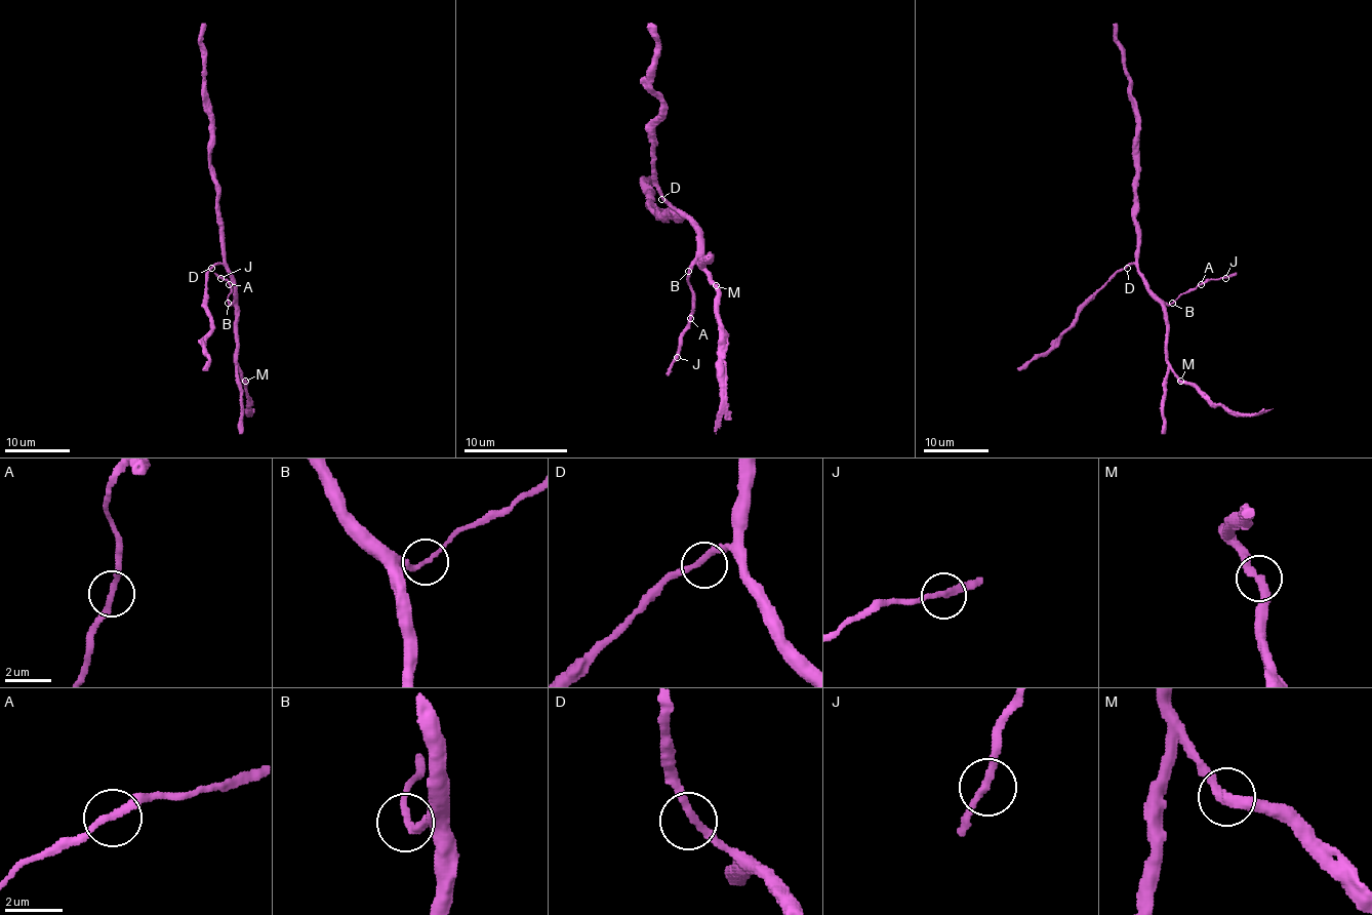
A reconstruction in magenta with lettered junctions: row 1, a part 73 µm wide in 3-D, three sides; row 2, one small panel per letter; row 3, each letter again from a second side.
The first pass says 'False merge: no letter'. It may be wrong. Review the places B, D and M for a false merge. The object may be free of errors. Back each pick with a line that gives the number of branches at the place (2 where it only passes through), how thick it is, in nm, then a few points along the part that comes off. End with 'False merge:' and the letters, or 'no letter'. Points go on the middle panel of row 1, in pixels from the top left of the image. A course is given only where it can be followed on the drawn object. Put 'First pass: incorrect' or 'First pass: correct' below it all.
False merge: no letter
First pass: correct

